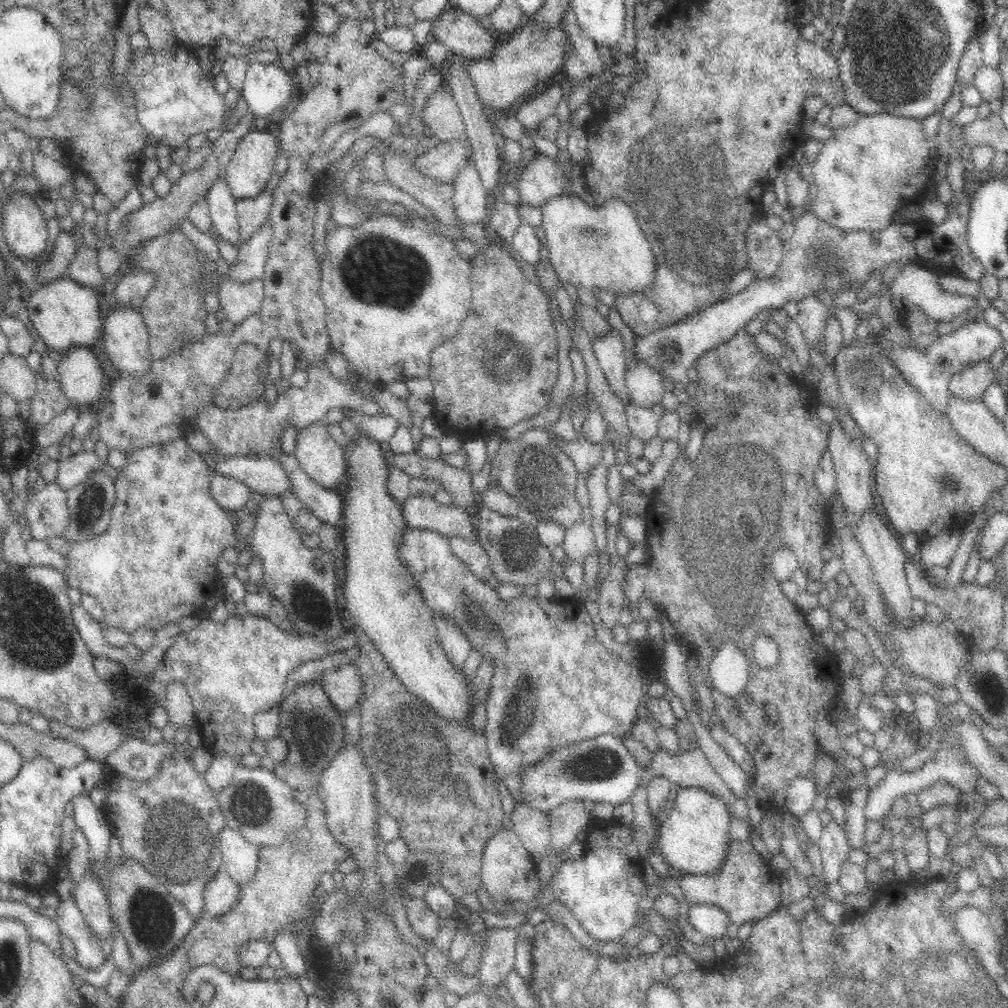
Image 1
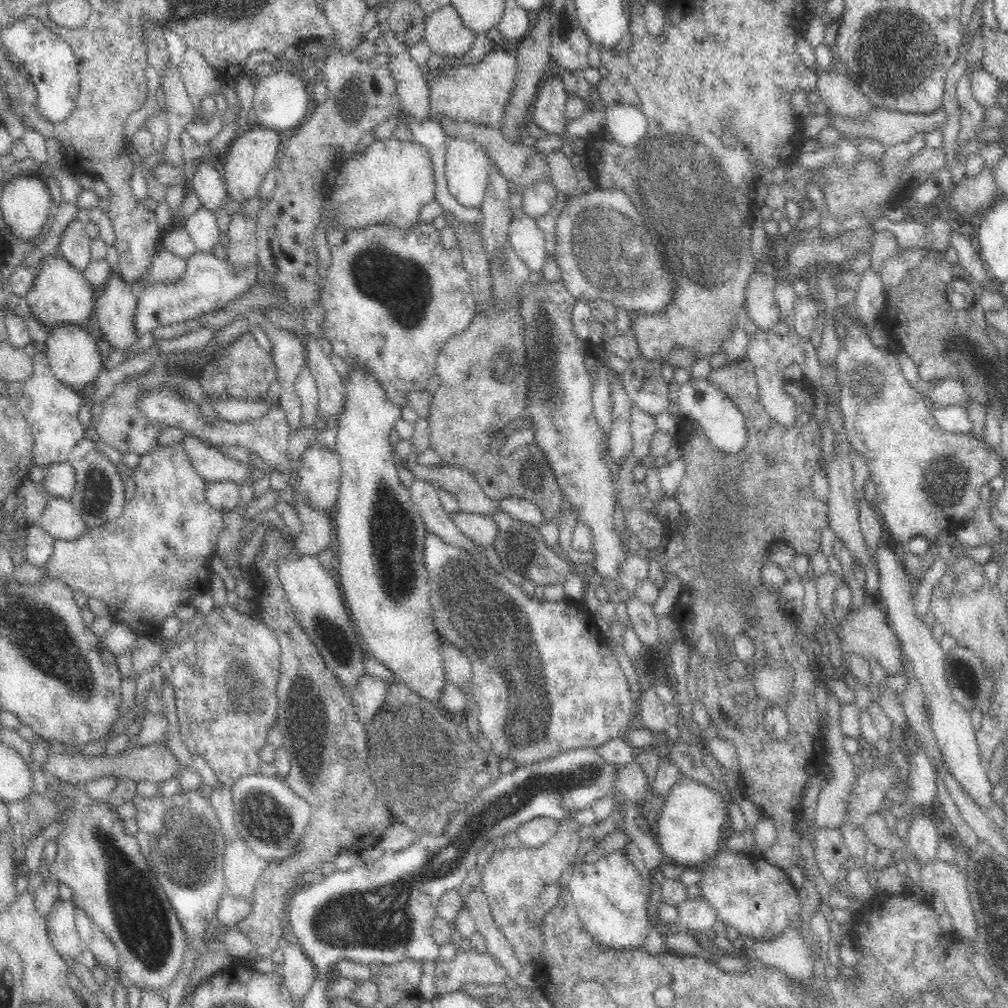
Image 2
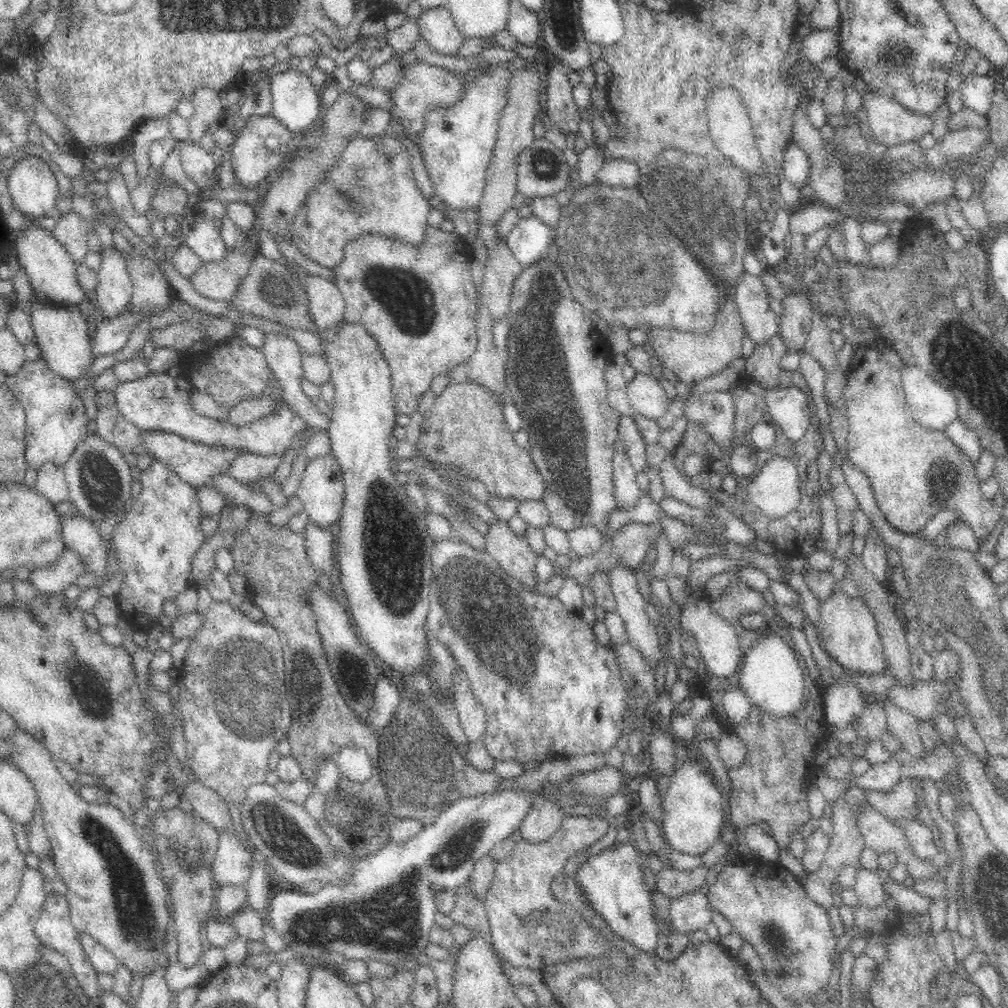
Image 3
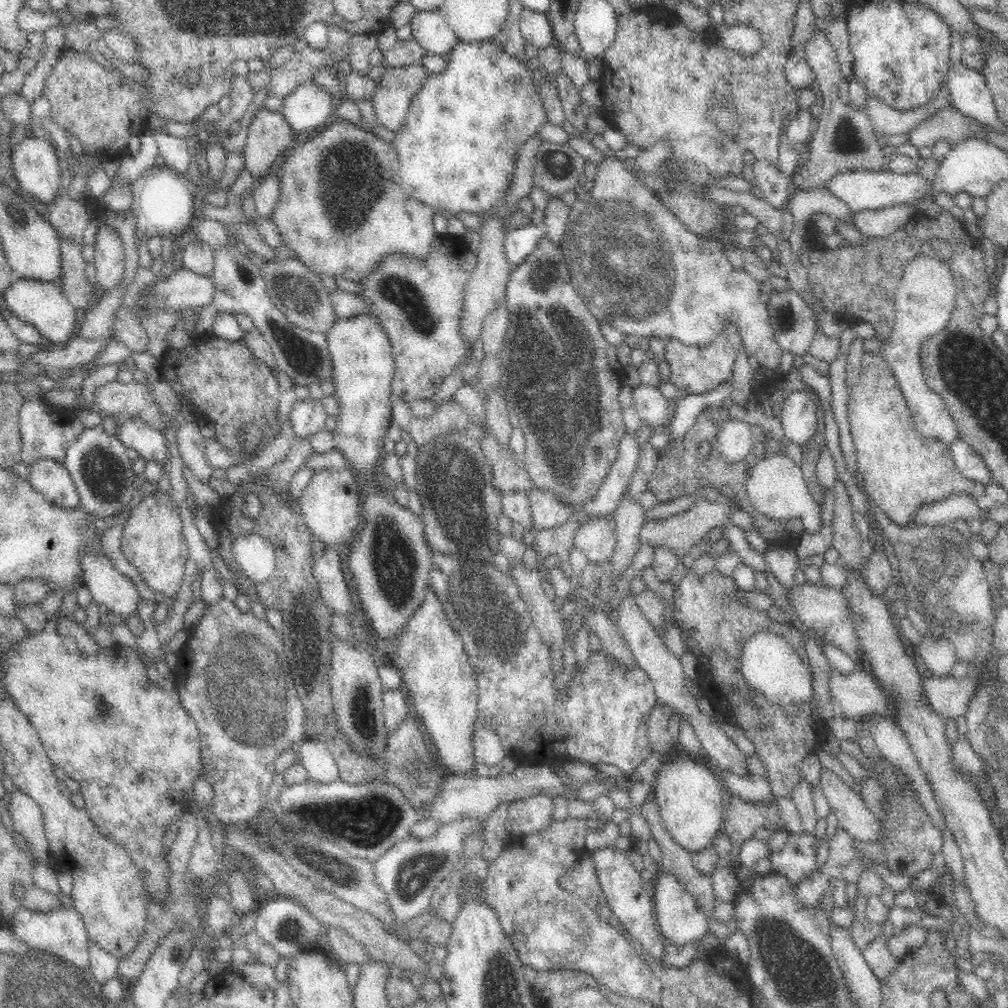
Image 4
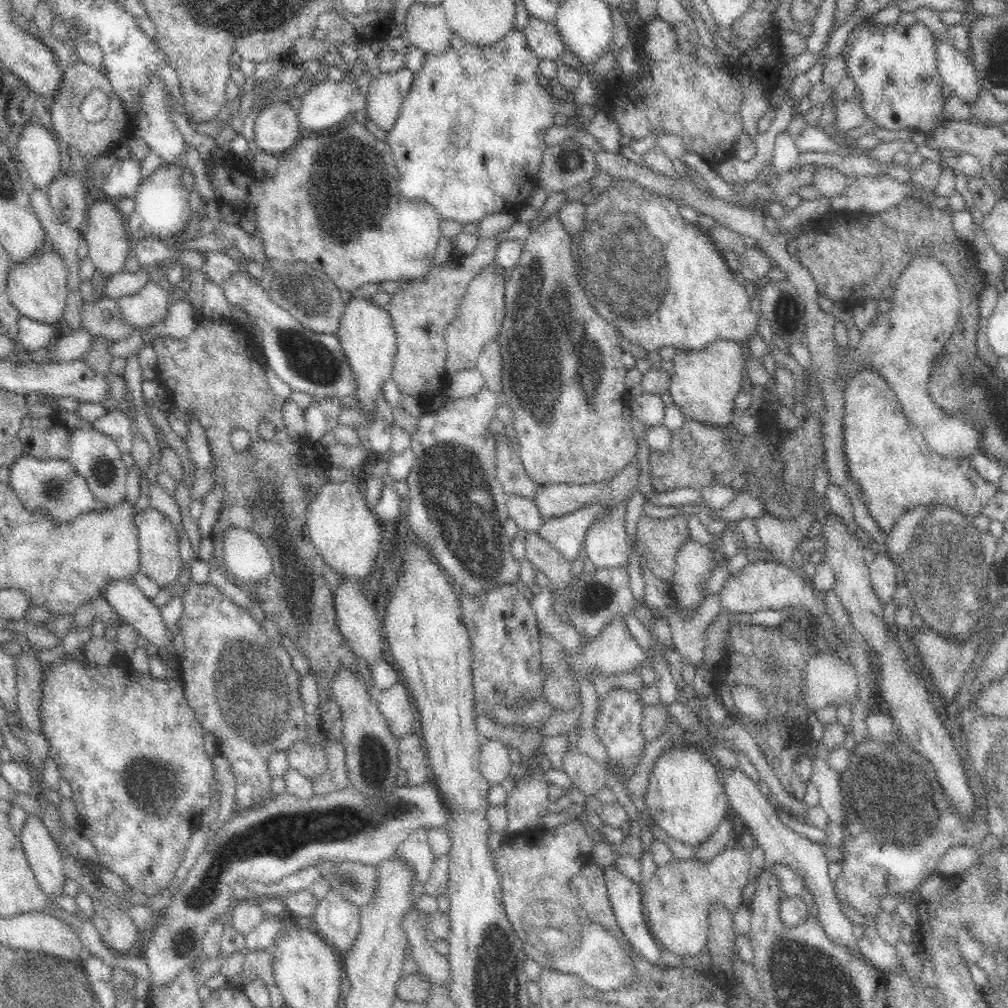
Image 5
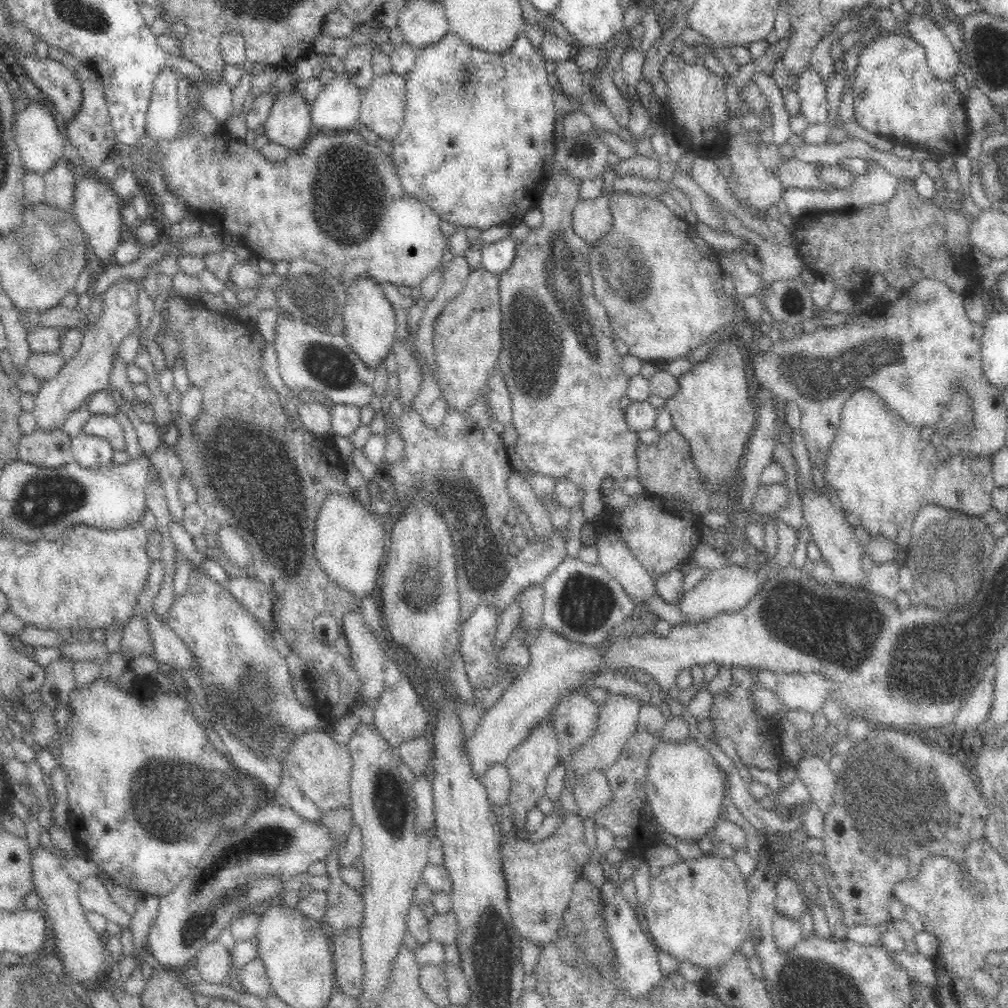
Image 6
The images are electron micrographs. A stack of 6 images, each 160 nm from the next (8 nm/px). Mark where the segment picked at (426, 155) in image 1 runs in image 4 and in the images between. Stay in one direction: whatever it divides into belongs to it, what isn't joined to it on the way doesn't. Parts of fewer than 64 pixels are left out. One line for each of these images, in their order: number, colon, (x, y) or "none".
2: (390, 181)
3: (370, 190)
4: (340, 210)

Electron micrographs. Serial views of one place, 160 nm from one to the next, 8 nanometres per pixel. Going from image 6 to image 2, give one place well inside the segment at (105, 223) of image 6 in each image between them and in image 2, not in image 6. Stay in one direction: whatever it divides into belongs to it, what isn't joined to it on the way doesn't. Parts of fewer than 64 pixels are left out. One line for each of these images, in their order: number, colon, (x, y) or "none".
2: (115, 308)
3: (113, 289)
4: (109, 257)
5: (106, 236)

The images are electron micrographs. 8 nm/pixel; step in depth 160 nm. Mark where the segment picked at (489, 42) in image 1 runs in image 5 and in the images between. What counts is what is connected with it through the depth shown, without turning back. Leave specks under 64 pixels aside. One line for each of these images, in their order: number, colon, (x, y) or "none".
2: (445, 33)
3: (435, 26)
4: (430, 29)
5: (427, 28)

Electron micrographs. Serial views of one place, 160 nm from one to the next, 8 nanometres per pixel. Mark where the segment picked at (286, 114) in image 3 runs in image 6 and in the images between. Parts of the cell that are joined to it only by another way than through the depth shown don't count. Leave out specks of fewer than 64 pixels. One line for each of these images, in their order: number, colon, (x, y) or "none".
4: (309, 108)
5: (327, 105)
6: (337, 107)

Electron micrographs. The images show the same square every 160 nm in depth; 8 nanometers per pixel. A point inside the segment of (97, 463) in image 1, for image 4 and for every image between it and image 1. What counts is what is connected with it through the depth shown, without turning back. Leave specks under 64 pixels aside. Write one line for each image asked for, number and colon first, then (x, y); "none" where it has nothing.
2: (59, 480)
3: (50, 482)
4: (49, 478)

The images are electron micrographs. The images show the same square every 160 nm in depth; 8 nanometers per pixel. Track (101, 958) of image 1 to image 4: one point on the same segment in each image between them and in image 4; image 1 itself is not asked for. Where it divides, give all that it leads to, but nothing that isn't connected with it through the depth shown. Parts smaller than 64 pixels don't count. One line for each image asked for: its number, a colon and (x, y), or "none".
2: (60, 922)
3: (53, 927)
4: (61, 932)

